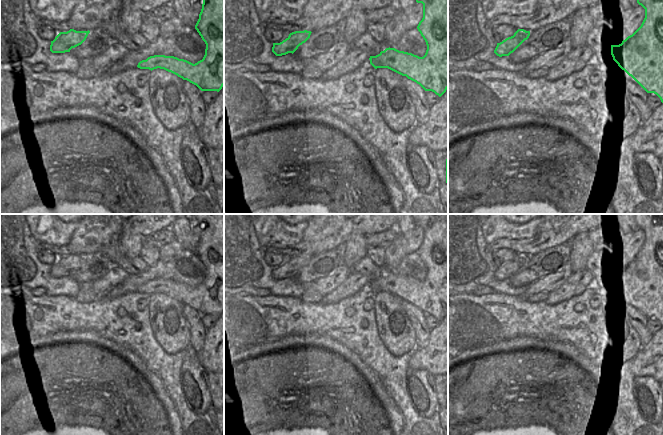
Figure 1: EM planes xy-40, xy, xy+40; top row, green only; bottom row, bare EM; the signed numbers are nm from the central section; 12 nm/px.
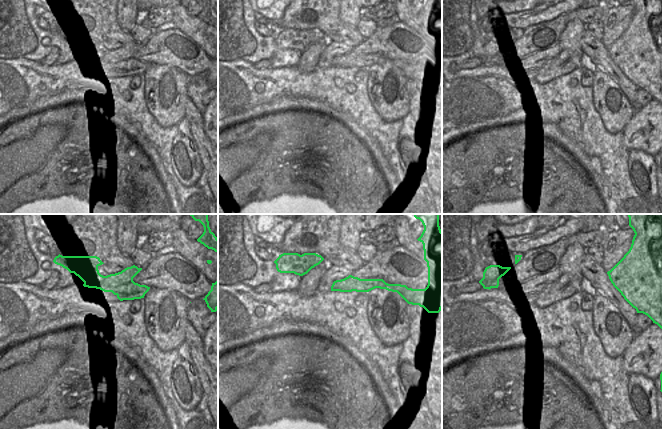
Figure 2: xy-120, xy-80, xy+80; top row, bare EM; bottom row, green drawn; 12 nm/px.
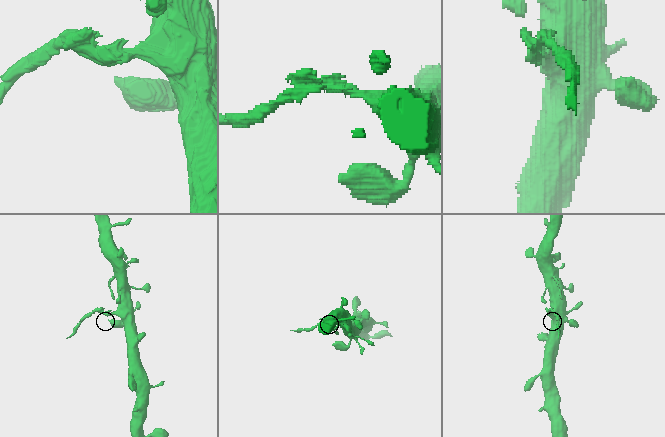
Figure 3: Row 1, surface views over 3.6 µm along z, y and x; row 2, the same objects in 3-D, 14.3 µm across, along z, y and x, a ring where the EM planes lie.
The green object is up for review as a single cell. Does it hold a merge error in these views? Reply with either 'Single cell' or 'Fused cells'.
Fused cells.

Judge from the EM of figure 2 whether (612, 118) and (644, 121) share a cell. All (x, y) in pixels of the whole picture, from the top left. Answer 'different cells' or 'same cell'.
different cells

